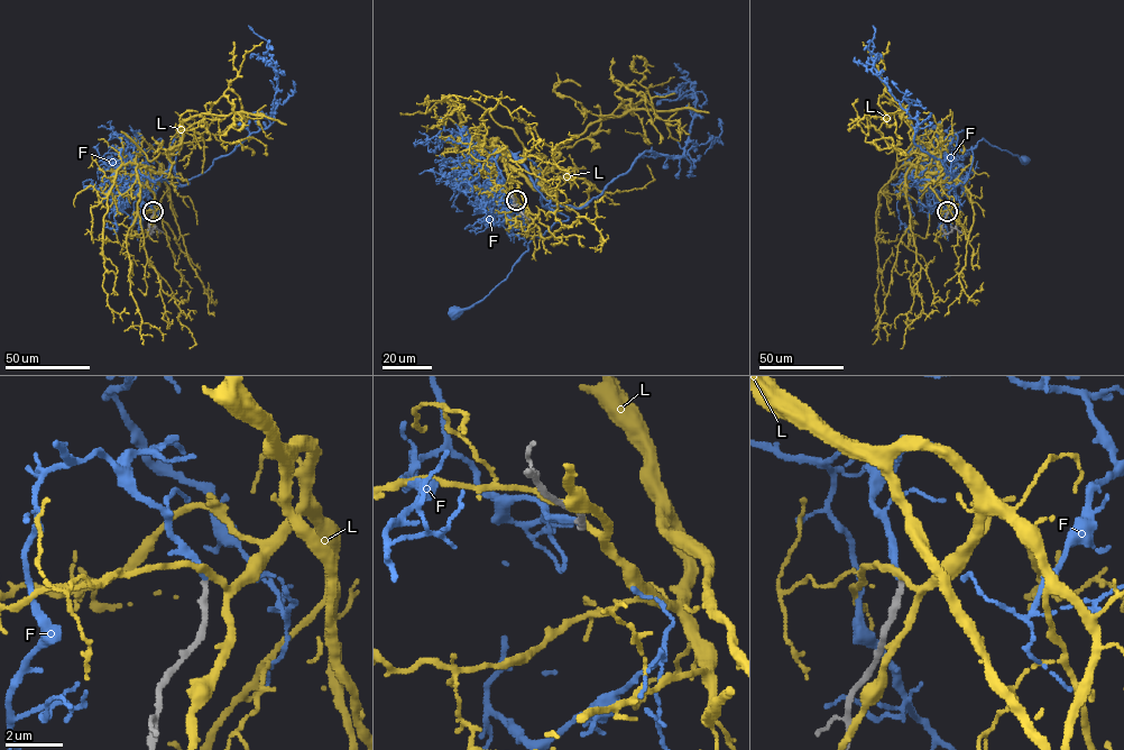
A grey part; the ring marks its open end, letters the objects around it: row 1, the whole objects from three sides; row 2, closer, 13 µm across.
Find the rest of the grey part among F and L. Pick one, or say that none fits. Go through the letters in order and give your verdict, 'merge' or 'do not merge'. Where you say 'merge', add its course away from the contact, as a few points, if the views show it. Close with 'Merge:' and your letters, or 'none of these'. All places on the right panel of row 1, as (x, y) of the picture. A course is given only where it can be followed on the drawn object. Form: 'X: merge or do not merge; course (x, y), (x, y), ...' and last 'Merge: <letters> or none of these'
F: merge; course (947, 211), (913, 176), (938, 180), (949, 188), (963, 184), (972, 165), (972, 151), (983, 138), (1024, 162)
L: do not merge
Merge: F

